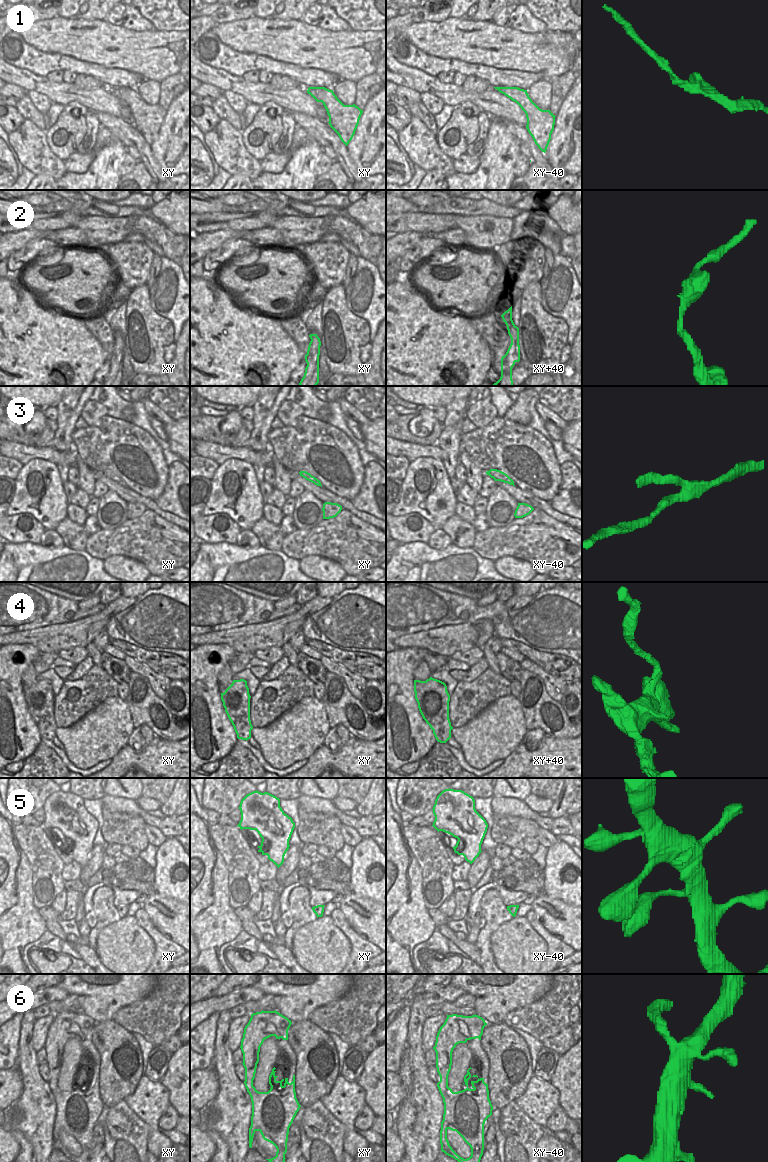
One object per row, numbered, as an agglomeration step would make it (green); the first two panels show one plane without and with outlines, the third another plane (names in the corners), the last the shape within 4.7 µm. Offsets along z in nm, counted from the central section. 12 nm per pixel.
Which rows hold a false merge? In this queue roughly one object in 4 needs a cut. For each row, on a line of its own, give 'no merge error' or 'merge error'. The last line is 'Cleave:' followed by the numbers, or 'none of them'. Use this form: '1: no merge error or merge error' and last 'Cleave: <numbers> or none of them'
1: merge error
2: no merge error
3: no merge error
4: merge error
5: no merge error
6: no merge error
Cleave: 1, 4

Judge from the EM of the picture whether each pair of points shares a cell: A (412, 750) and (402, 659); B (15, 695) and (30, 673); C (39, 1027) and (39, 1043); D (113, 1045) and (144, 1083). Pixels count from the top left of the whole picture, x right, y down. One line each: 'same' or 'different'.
A: same
B: different
C: same
D: different

